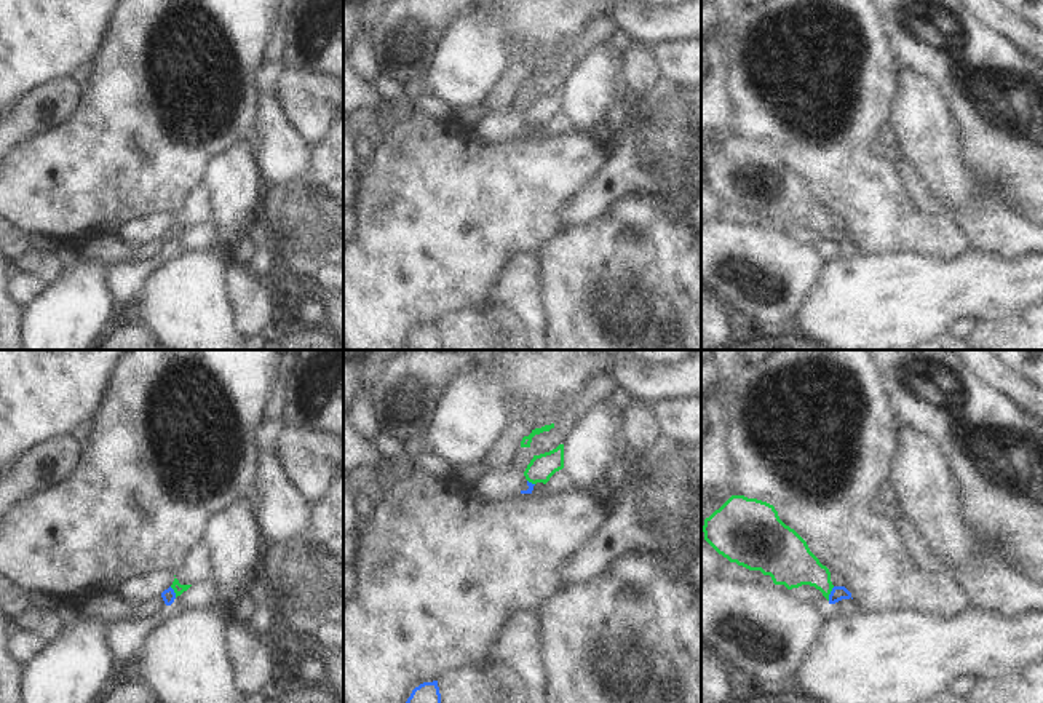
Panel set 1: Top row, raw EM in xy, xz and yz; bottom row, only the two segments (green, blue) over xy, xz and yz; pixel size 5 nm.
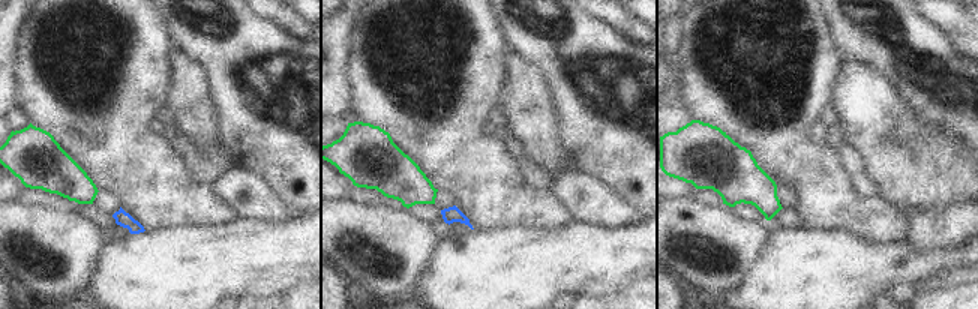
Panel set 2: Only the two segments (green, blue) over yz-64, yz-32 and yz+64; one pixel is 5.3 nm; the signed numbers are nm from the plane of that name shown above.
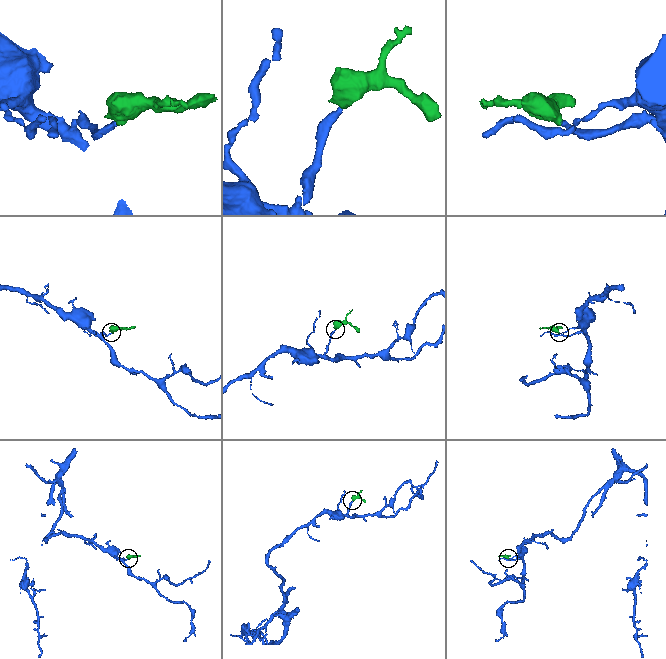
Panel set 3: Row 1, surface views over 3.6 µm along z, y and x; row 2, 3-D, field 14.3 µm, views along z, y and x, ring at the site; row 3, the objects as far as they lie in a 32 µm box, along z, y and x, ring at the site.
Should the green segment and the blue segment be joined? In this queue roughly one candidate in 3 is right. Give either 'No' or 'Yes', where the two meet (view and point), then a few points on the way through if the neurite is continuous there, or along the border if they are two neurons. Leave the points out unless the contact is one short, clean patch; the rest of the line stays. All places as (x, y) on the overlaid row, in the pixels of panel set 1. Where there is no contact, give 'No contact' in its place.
Yes. Touches green at yz (829, 593). Path across: yz (791, 563), (807, 569), (829, 593), (837, 593)

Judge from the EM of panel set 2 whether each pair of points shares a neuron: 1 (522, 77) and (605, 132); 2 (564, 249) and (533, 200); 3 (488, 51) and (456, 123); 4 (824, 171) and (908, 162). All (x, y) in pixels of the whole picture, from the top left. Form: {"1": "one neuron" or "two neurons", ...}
{"1": "two neurons", "2": "two neurons", "3": "one neuron", "4": "two neurons"}

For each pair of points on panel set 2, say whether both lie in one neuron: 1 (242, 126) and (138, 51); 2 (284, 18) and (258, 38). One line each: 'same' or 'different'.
1: different
2: different

